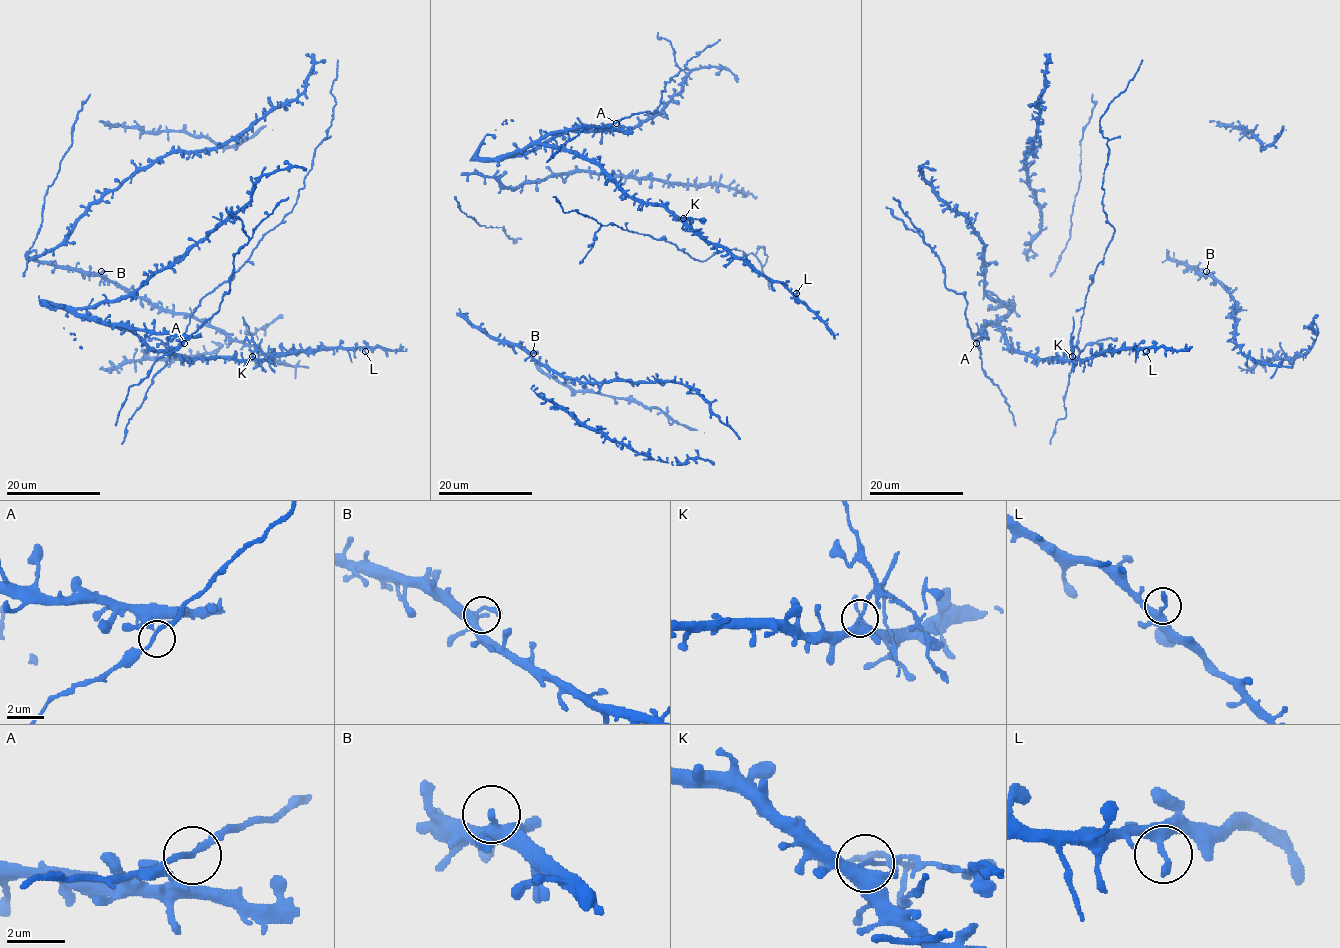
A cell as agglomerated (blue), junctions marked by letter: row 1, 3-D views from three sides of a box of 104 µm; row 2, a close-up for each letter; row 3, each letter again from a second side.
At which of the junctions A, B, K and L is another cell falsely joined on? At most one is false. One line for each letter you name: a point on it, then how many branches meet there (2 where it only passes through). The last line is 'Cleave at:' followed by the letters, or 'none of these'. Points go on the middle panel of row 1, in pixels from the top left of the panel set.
K: place (683, 218); branches 3
Cleave at: K

